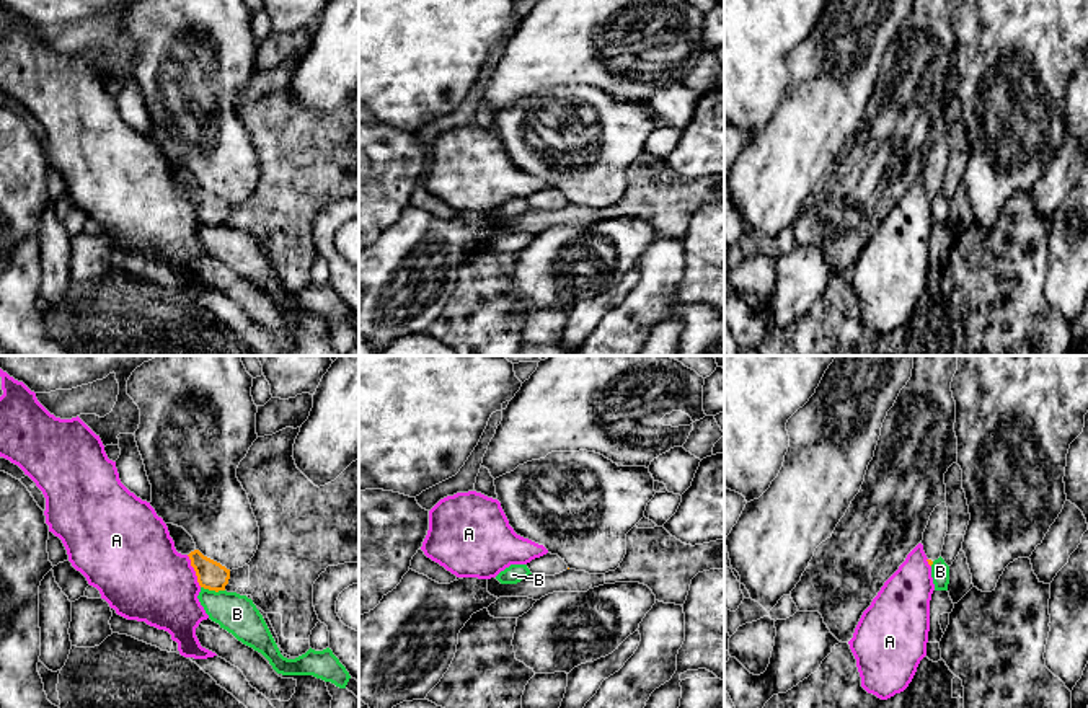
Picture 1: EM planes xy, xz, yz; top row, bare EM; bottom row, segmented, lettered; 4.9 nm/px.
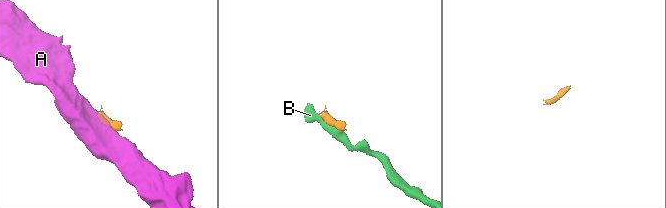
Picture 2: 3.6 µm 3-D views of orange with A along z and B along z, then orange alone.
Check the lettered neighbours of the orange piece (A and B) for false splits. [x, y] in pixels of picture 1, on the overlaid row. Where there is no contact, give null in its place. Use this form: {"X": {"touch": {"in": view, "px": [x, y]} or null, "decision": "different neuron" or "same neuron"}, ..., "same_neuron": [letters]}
{"A": {"touch": {"in": "xy", "px": [194, 570]}, "decision": "different neuron"}, "B": {"touch": {"in": "xy", "px": [212, 589]}, "decision": "different neuron"}, "same_neuron": []}

